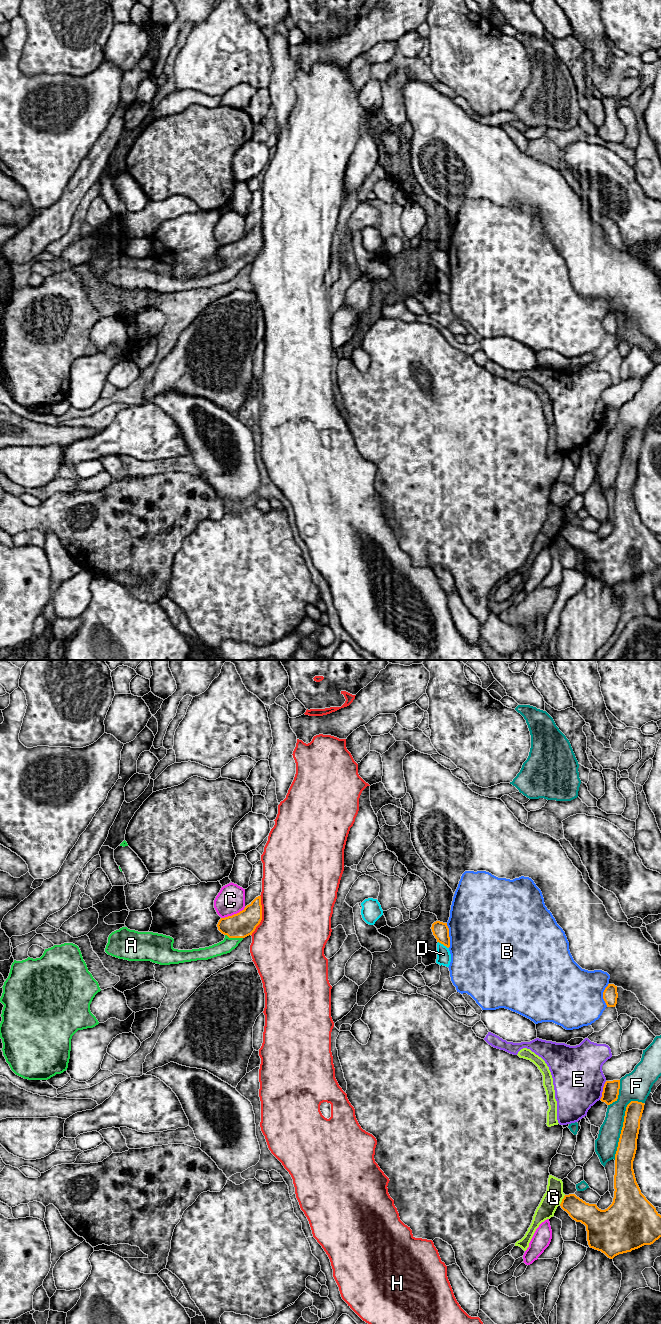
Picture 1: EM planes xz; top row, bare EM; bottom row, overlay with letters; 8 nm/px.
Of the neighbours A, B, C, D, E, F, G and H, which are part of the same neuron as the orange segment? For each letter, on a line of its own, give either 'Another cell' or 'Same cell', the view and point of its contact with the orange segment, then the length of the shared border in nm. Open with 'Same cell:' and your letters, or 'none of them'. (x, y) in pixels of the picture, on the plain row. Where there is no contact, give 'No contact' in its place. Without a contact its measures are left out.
Same cell: A
A: Same cell. Touches orange at xz (234, 265). Shared border 150 nm
B: Another cell. Touches orange at xz (448, 263). Shared border 200 nm
C: Another cell. Touches orange at xz (234, 242). Shared border 220 nm
D: Another cell. Touches orange at xz (443, 272). Shared border 110 nm
E: Another cell. Touches orange at xz (603, 418). Shared border 160 nm
F: Another cell. Touches orange at xz (623, 453). Shared border 500 nm
G: Another cell. Touches orange at xz (562, 528). Shared border 90 nm
H: Another cell. Touches orange at xz (261, 243). Shared border 340 nm

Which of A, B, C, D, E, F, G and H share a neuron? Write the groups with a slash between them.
A / B / C / D / E / F / G / H

